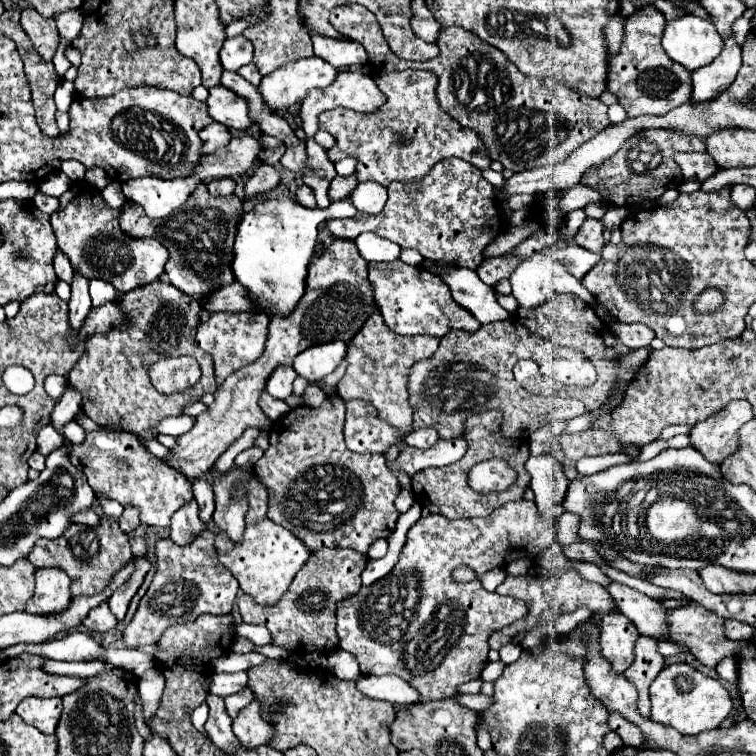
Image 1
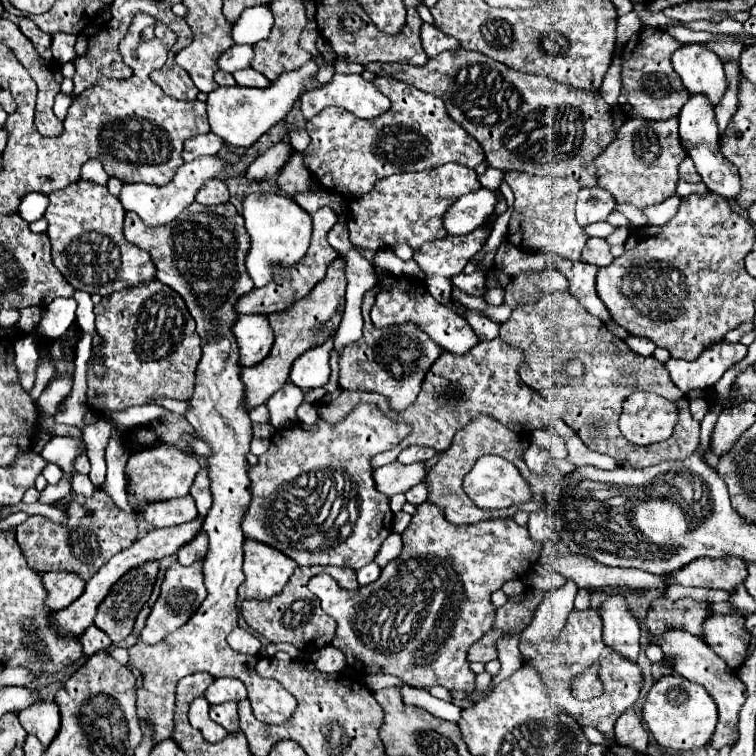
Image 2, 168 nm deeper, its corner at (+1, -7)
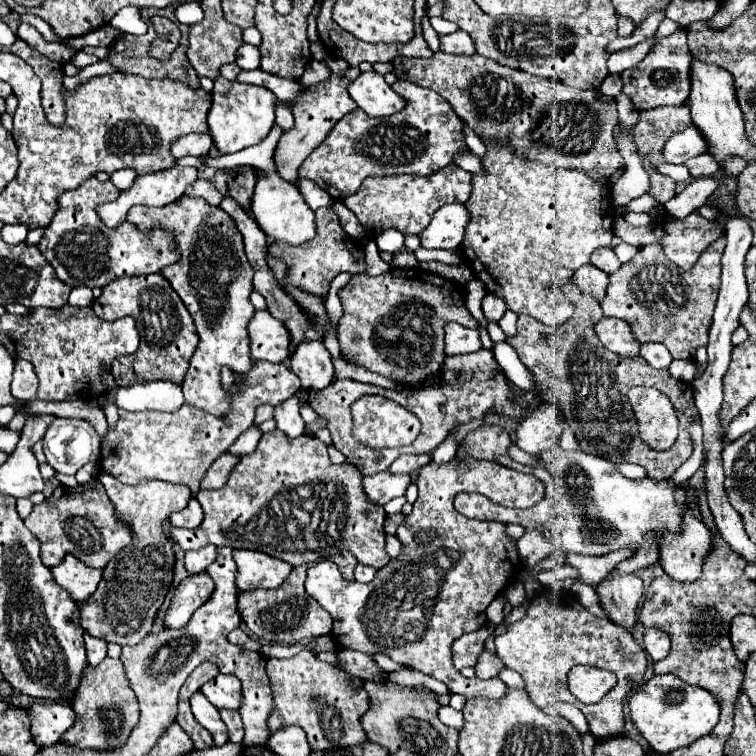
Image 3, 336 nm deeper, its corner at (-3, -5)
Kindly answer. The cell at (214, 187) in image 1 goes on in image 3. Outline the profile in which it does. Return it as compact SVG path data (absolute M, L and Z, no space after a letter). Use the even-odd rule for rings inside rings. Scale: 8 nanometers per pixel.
M197 179L193 185L187 187L185 195L203 197L203 199L209 201L211 205L219 205L219 201L223 199L223 193L219 193L217 187L215 187L215 183L213 183L213 181L207 181L207 179Z

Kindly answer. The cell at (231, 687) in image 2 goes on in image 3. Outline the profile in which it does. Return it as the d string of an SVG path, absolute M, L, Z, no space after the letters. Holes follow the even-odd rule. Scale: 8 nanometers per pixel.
M217 675L213 681L201 687L201 693L217 709L239 709L241 705L241 679L233 675Z

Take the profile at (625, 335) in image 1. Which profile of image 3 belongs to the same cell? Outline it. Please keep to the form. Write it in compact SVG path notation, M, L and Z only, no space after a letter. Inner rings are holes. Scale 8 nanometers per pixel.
M649 343L649 345L641 345L641 353L639 353L651 367L655 369L667 369L673 361L671 353L665 349L665 345L661 343Z

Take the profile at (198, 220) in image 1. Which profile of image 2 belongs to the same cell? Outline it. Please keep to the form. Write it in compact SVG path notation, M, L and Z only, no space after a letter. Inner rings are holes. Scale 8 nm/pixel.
M195 201L185 207L175 221L159 227L145 225L137 213L125 213L125 237L129 243L151 255L157 267L155 277L183 297L191 317L197 321L203 355L197 363L195 393L187 401L189 411L185 417L195 427L197 435L213 449L213 455L207 459L213 505L203 523L203 531L209 535L209 553L203 561L207 597L205 603L201 603L201 611L197 611L185 627L179 627L157 645L137 641L127 649L127 667L137 677L137 715L141 721L151 723L153 743L169 739L173 733L177 681L189 673L207 671L213 677L241 679L249 691L253 715L263 723L279 725L289 719L297 707L297 701L281 683L259 677L253 671L257 657L241 655L225 641L225 637L237 627L237 587L245 581L241 571L245 537L239 523L251 501L245 455L249 453L249 443L253 439L253 423L245 407L239 349L231 331L237 319L235 303L253 289L253 281L249 279L245 267L249 235L245 231L243 217L231 203L201 205Z

